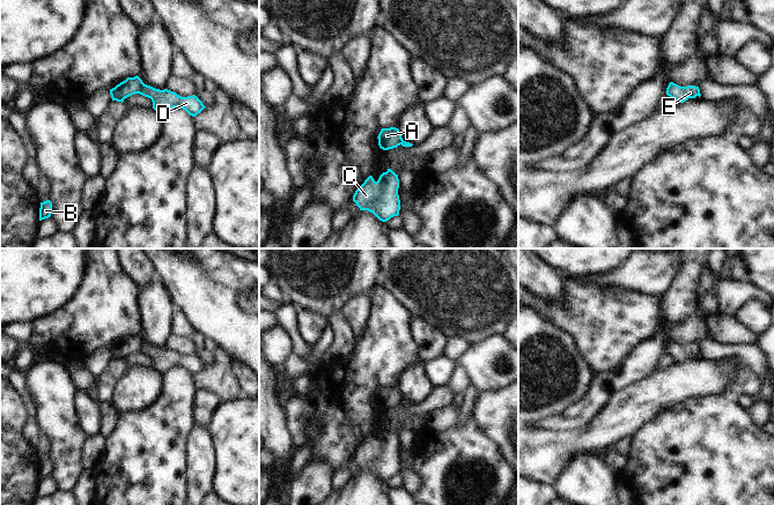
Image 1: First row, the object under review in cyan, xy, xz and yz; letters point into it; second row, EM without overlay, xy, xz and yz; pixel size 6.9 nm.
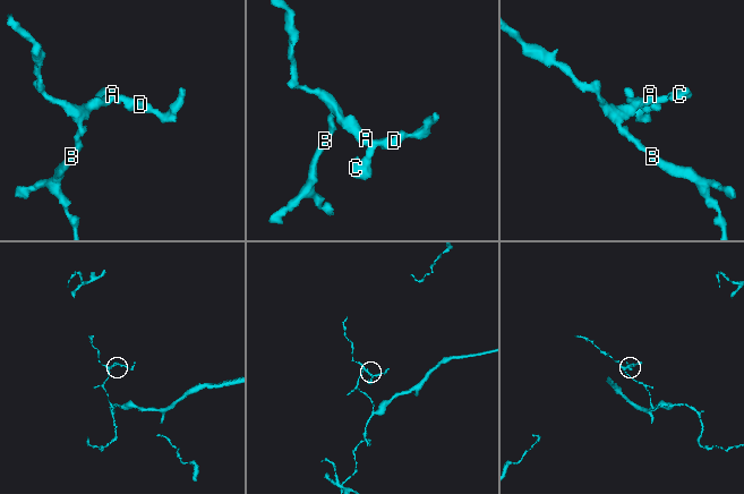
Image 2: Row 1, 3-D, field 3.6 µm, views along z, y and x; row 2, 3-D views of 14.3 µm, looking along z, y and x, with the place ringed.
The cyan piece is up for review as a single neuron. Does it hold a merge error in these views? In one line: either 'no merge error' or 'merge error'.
merge error

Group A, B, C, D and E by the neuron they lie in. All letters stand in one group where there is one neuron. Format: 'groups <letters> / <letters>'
groups A B / C D E

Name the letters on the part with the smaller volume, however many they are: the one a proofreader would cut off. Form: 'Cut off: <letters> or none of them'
Cut off: C, D, E

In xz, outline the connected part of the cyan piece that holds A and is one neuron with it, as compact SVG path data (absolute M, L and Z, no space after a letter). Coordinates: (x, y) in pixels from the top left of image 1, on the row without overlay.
M382 387L378 395L378 404L383 409L389 409L400 404L403 396L398 387Z

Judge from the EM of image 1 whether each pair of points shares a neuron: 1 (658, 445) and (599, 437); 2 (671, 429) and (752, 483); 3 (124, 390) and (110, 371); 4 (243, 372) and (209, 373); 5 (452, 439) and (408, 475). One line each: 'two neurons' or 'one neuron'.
1: two neurons
2: one neuron
3: two neurons
4: two neurons
5: two neurons

